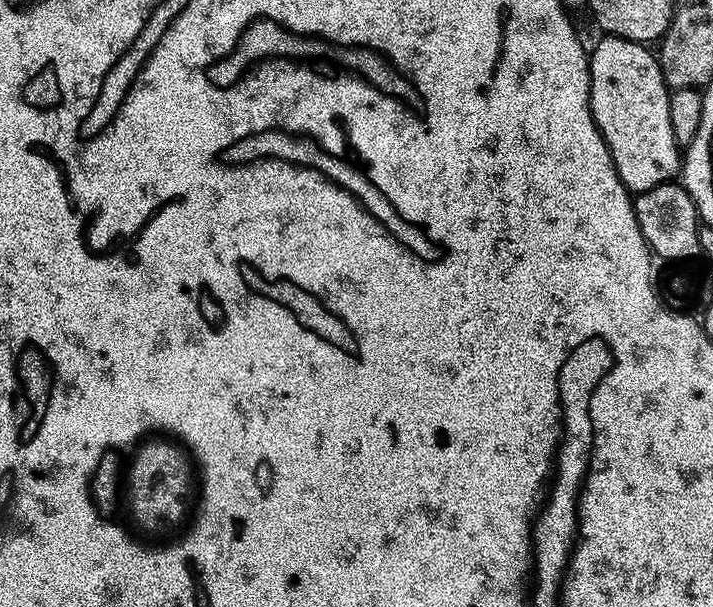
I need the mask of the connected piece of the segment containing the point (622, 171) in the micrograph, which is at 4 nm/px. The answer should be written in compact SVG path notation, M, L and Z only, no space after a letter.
M621 36L599 37L596 45L591 45L588 61L588 77L592 80L588 101L592 107L592 117L596 128L602 134L612 155L618 178L628 188L629 193L639 194L659 184L669 183L672 176L681 171L682 152L674 138L670 126L670 106L668 105L669 87L664 83L660 62L655 51L638 40L627 40Z

